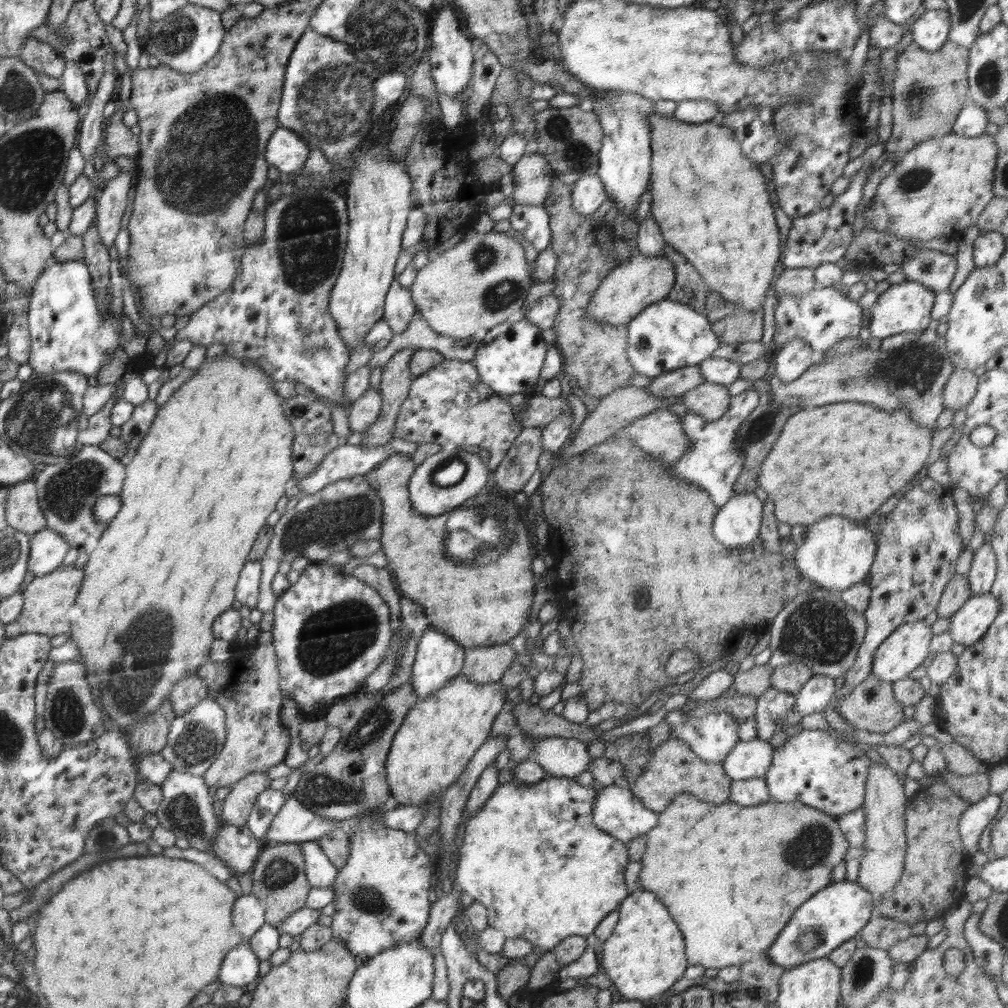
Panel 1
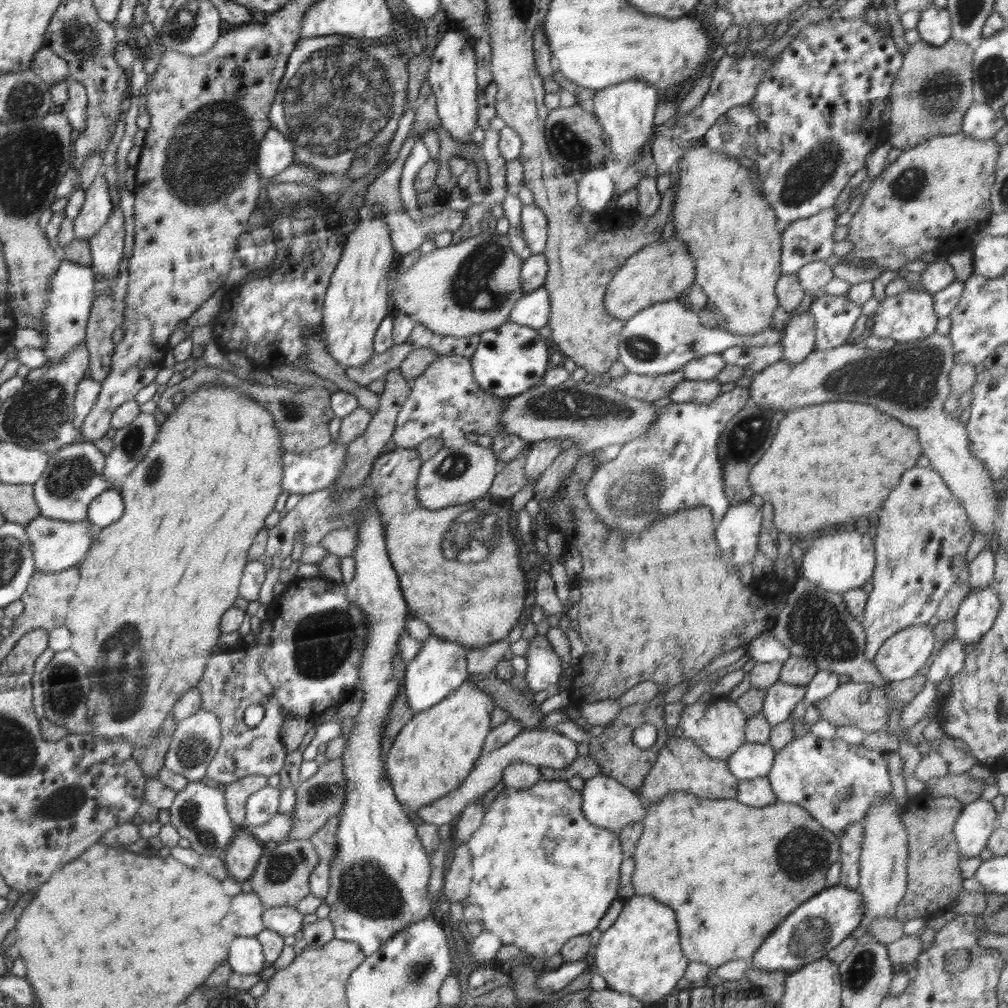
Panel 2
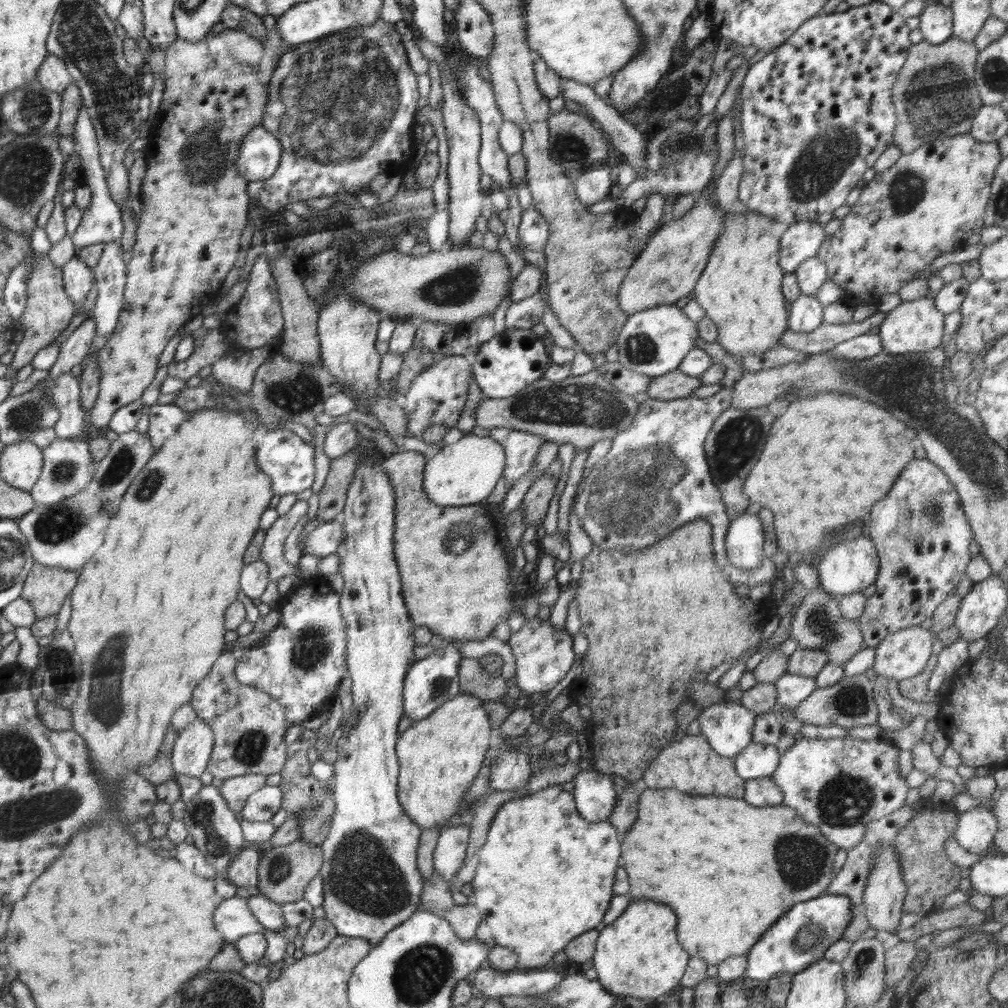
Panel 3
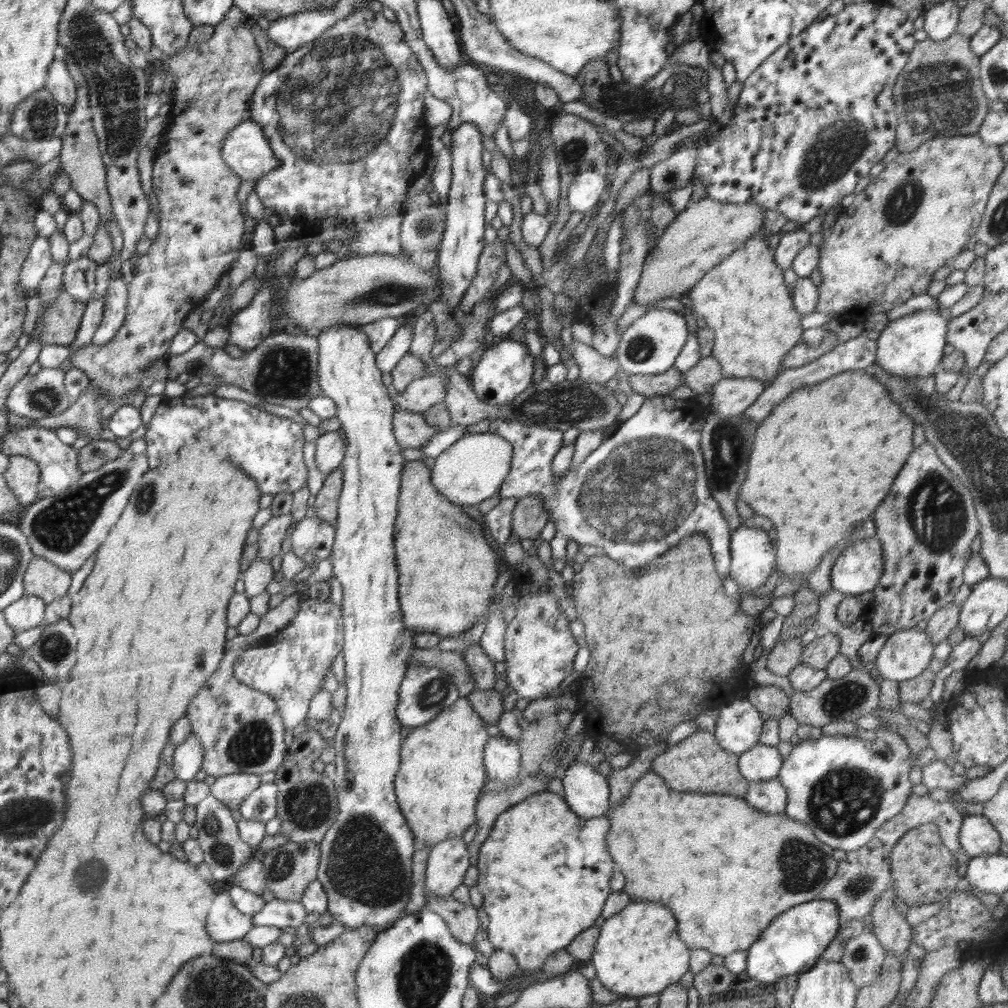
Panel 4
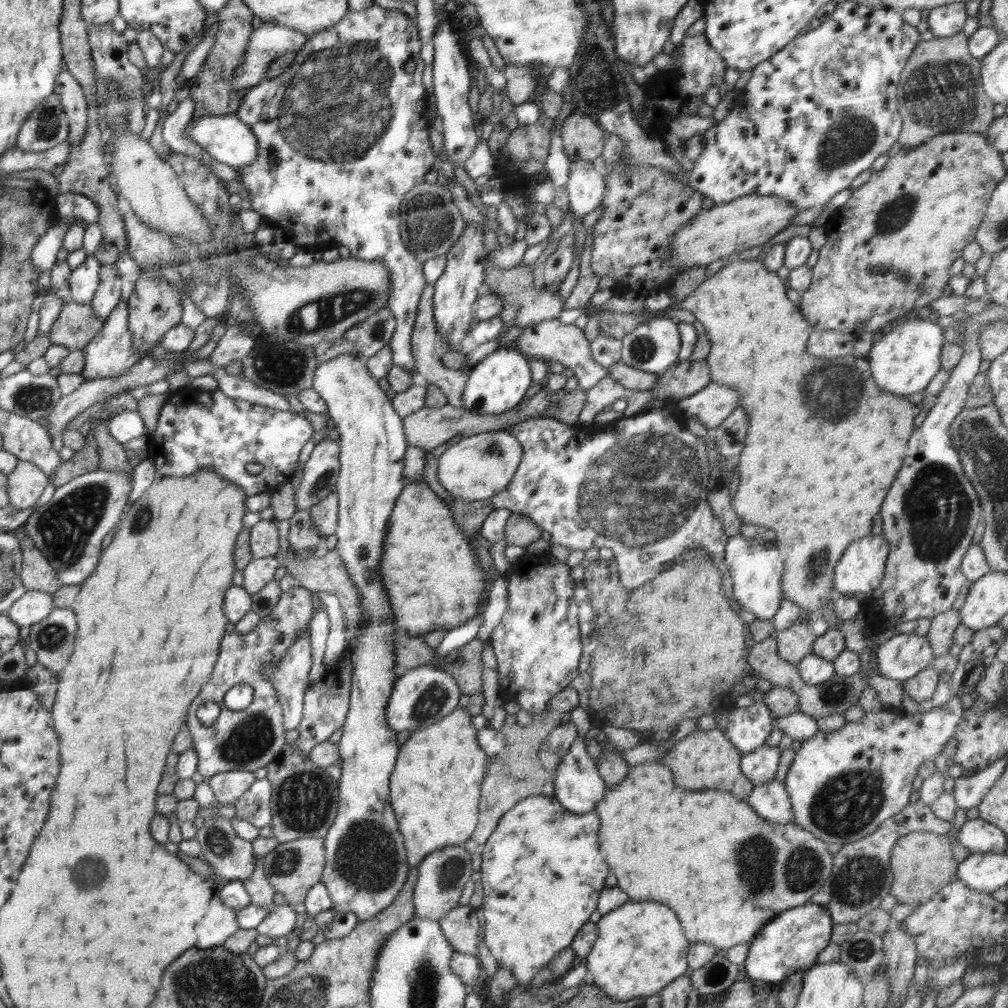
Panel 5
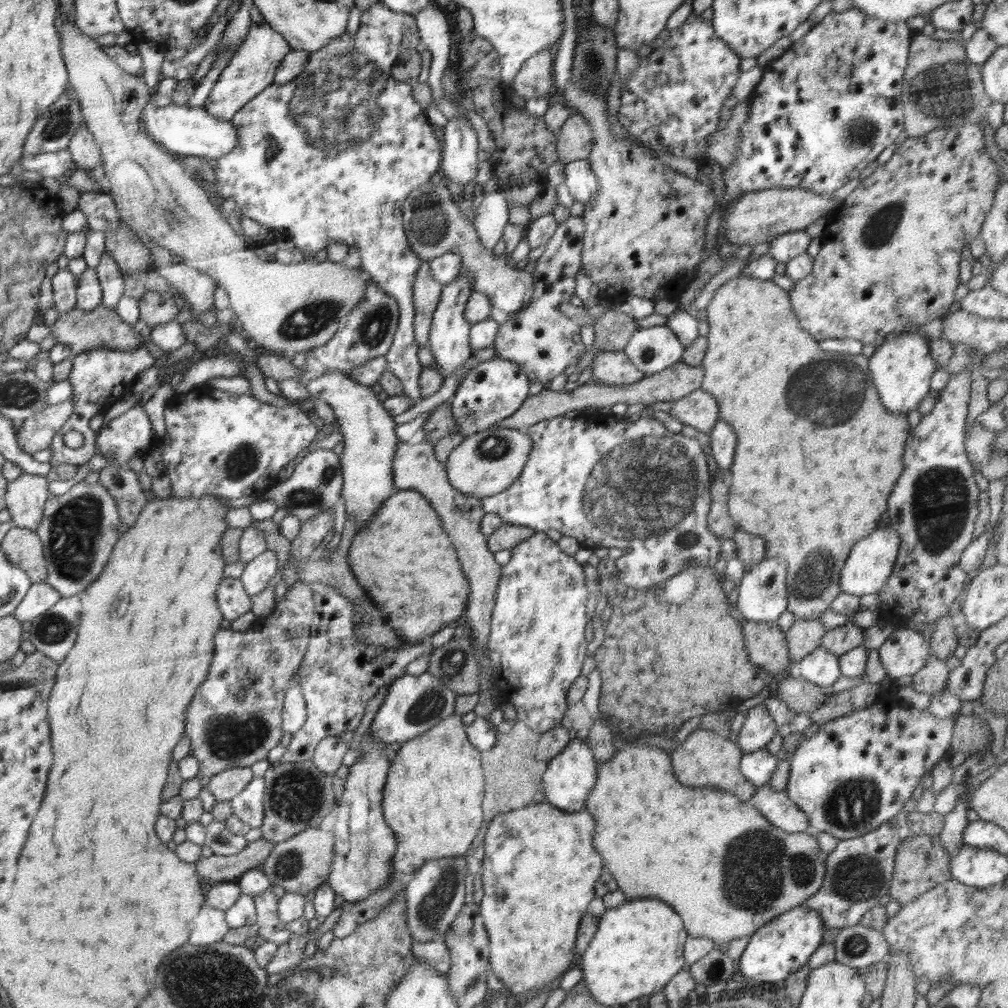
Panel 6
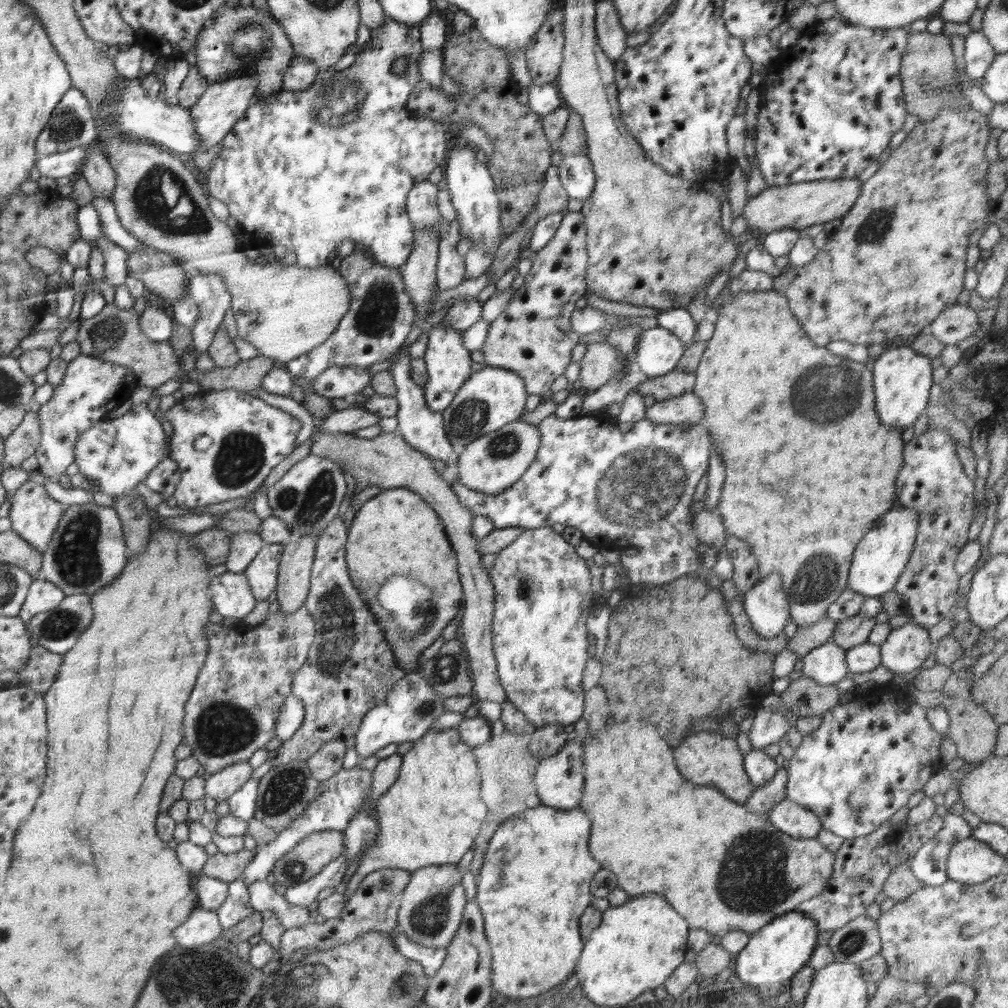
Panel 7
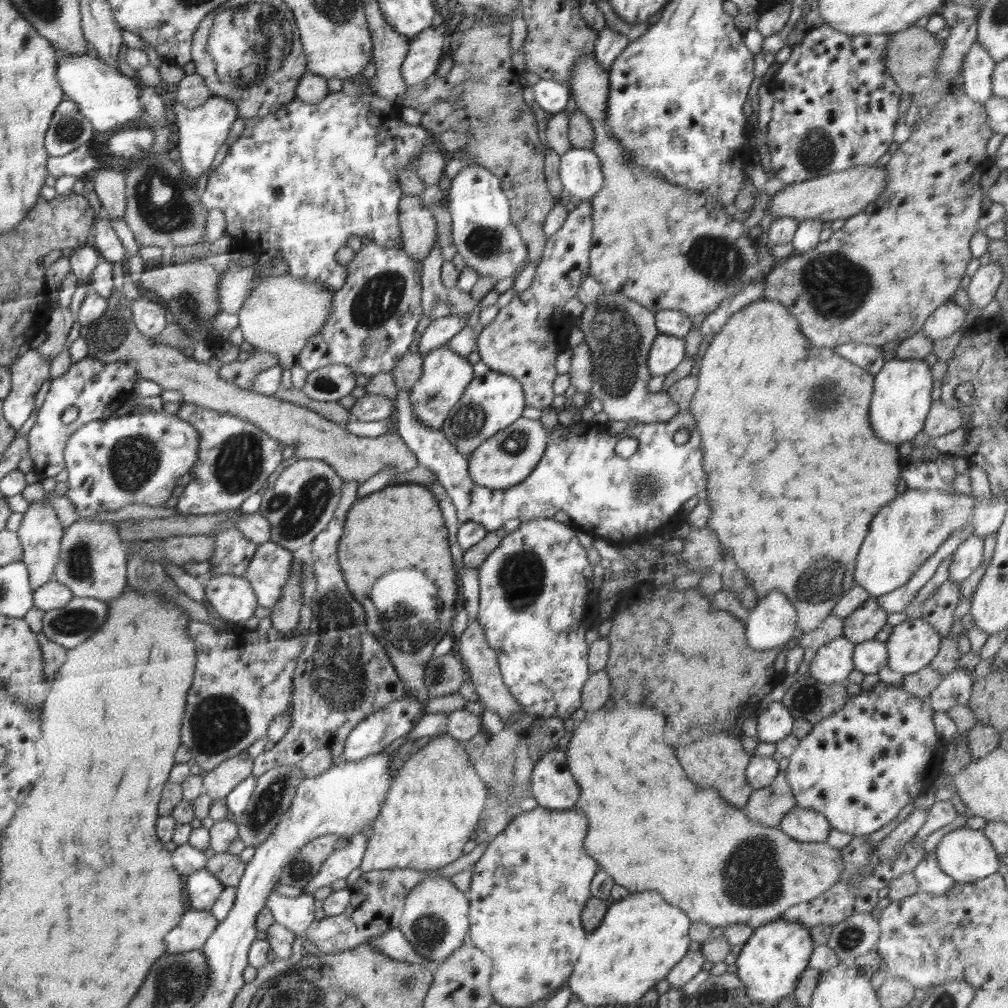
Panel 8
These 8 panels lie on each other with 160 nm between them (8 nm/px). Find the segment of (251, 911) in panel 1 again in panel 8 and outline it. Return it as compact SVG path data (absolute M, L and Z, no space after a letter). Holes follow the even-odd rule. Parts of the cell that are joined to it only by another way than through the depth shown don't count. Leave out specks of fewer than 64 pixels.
M188 908L180 924L166 936L168 952L201 950L218 923L210 911Z

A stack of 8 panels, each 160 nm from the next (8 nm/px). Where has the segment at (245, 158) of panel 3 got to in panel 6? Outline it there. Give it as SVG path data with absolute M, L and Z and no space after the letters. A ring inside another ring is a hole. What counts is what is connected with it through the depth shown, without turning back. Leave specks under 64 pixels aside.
M151 98L146 103L140 121L143 130L171 154L196 155L218 159L228 154L237 145L237 132L232 121L215 119L214 116L205 111L203 106L188 107L187 104L170 103L164 107L156 107L153 98Z

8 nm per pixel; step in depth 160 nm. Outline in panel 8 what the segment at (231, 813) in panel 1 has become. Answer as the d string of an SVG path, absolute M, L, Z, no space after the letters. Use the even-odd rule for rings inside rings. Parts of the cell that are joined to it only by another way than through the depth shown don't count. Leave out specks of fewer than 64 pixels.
M247 752L221 762L203 777L203 792L213 801L224 799L252 774L253 758Z

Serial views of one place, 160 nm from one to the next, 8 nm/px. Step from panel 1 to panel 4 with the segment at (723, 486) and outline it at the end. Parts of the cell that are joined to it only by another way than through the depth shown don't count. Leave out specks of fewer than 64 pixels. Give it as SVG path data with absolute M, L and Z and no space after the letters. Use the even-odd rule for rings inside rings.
M668 395L646 397L641 408L628 420L618 423L617 429L580 465L570 465L559 482L553 480L554 455L564 446L562 433L558 429L524 425L515 420L493 419L487 432L501 436L512 443L510 474L506 476L497 492L502 499L521 499L536 495L545 506L556 526L556 533L549 542L552 562L565 560L566 544L574 540L580 545L594 545L603 550L612 560L628 568L642 566L660 554L675 547L690 535L704 535L712 544L711 551L716 562L716 572L724 578L729 576L731 565L730 536L728 521L723 517L719 504L711 495L705 474L705 460L701 449L700 423L704 406L695 398L676 400Z

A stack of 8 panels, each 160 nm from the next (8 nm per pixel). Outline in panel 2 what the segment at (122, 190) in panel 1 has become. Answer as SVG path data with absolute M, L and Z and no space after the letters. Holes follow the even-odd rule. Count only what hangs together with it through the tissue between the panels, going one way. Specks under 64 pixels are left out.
M114 206L114 211L106 224L88 239L90 251L92 252L92 268L94 272L104 276L104 280L118 278L118 264L122 257L122 246L124 246L124 220L122 211Z

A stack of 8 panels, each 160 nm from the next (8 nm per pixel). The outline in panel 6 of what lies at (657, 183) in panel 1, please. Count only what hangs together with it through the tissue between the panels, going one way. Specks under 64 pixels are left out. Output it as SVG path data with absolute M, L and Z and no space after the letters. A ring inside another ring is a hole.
M738 275L730 278L714 292L714 297L705 308L710 333L707 336L707 353L704 355L701 365L704 376L701 389L710 393L718 401L719 418L724 419L732 428L736 430L738 436L738 446L736 446L736 456L732 464L732 484L730 484L730 498L728 498L728 512L738 524L738 528L746 532L758 532L766 540L765 556L782 558L787 564L786 586L787 586L787 611L791 612L796 620L819 619L822 613L830 606L830 603L841 593L839 587L839 574L843 564L850 554L856 540L862 540L870 532L874 532L878 518L886 510L888 496L896 484L896 478L902 474L904 464L902 464L902 452L906 438L909 438L910 425L908 424L906 413L893 413L883 406L880 395L873 385L869 371L869 358L862 355L851 355L848 353L835 354L831 351L824 351L819 347L819 343L800 328L798 317L793 311L788 292L779 287L772 280L762 280L751 276L743 277ZM800 418L810 418L818 426L830 426L826 428L826 438L814 438L810 432L816 432L810 426L802 426ZM786 436L794 436L798 442L792 444L792 454L790 454L790 442L784 442Z

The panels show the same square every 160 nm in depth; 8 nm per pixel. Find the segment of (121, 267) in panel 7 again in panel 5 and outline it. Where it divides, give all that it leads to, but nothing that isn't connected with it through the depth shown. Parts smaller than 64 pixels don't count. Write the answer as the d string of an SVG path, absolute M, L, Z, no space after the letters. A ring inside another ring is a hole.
M113 264L102 266L101 286L97 288L96 296L90 304L102 320L107 319L116 310L117 304L121 302L122 283L123 279L116 266Z

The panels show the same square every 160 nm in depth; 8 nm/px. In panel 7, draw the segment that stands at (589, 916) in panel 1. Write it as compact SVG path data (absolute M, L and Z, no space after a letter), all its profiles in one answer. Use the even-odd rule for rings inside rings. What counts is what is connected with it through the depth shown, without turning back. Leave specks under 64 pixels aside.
M540 805L510 816L490 837L474 900L480 907L484 934L492 954L491 983L505 998L530 998L559 989L574 973L584 946L578 920L590 904L590 880L600 870L598 860L588 852L588 836L590 816L586 812Z

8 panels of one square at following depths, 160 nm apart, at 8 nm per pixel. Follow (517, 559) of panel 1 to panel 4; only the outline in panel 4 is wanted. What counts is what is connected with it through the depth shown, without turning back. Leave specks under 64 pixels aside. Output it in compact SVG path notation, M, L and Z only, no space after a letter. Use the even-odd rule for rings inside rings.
M424 461L406 462L404 472L402 472L394 533L395 560L396 566L398 566L398 574L400 574L400 588L398 589L400 608L406 628L414 630L416 633L428 631L441 637L459 636L459 634L470 630L493 603L493 594L495 593L495 584L497 583L496 578L499 576L498 568L500 566L498 565L498 559L496 559L497 554L484 537L485 532L481 525L479 525L476 519L470 517L463 506L453 504L445 496L442 496L431 483L430 474L432 474L430 467Z

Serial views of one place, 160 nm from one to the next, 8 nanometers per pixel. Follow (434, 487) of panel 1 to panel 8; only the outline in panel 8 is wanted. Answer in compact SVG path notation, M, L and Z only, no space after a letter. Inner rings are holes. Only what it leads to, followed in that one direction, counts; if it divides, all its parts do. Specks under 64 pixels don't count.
M520 417L509 427L503 428L485 440L469 456L468 473L478 486L505 489L520 484L535 470L547 447L548 432L539 421Z

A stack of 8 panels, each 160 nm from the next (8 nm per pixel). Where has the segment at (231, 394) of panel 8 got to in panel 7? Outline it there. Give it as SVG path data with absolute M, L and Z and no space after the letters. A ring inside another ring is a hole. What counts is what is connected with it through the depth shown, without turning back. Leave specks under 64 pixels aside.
M106 304L96 316L80 320L75 342L82 355L92 355L106 363L131 368L135 374L135 384L143 388L153 390L170 379L178 379L181 384L191 381L180 369L180 353L168 342L152 341L146 337L141 330L140 316L133 308ZM316 421L315 430L310 437L313 440L311 453L332 459L343 475L349 473L356 480L354 491L344 497L338 508L338 517L344 517L355 494L371 486L378 486L382 491L398 487L407 488L417 492L437 512L448 534L447 539L458 558L458 572L463 588L459 638L470 661L472 695L477 702L491 701L504 704L507 702L507 695L499 680L491 631L495 609L494 587L489 577L489 570L482 566L479 540L472 534L475 514L460 502L451 484L436 472L433 460L423 452L412 448L398 432L380 433L372 439L363 439L354 437L350 432L323 432L320 421Z

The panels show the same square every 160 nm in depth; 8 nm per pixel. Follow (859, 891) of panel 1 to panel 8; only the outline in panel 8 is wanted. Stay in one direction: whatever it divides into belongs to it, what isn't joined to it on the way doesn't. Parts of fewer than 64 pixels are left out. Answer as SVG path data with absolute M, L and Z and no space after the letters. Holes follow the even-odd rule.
M775 919L755 928L752 936L736 950L737 975L746 985L748 998L754 998L754 1002L772 1002L793 992L799 976L809 967L815 947L810 937L810 928L802 923Z

